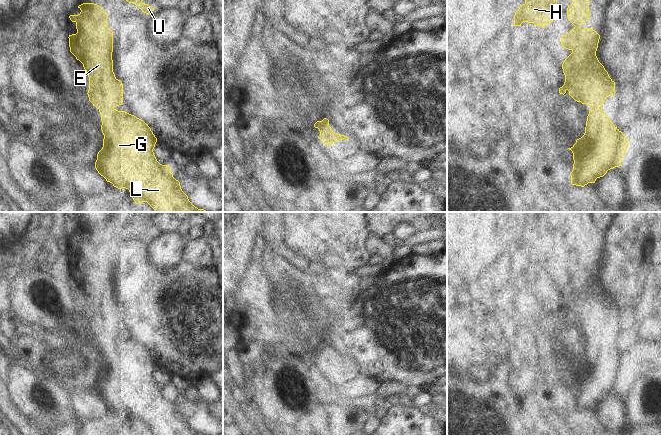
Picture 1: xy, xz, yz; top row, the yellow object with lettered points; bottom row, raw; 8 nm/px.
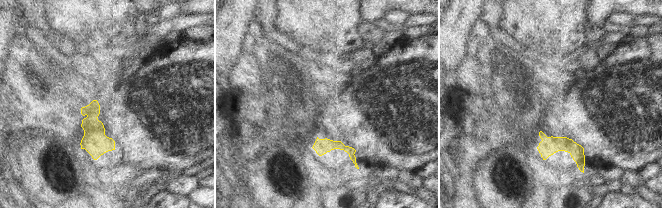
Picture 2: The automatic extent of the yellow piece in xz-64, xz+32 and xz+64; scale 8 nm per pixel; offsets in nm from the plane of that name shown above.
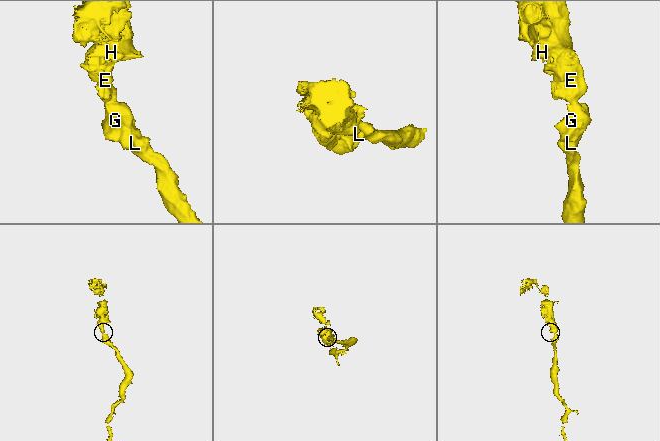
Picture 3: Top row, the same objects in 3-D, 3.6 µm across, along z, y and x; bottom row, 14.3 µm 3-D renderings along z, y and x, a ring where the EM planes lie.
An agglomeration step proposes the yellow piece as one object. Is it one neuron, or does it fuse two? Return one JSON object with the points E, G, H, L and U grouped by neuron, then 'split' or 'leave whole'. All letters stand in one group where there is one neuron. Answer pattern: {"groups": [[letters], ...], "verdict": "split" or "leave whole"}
{"groups": [["E", "G", "H", "L", "U"]], "verdict": "leave whole"}

